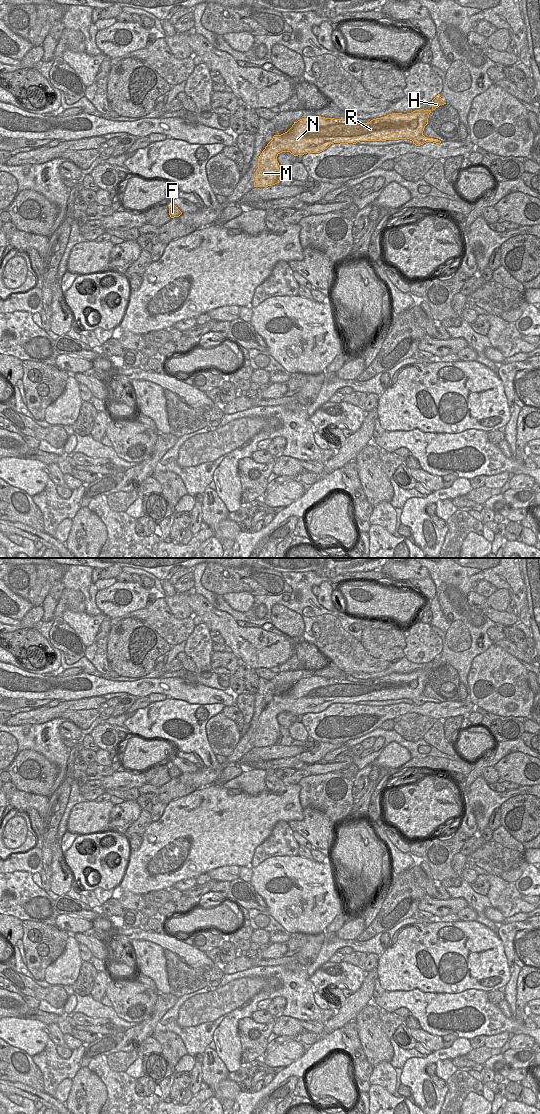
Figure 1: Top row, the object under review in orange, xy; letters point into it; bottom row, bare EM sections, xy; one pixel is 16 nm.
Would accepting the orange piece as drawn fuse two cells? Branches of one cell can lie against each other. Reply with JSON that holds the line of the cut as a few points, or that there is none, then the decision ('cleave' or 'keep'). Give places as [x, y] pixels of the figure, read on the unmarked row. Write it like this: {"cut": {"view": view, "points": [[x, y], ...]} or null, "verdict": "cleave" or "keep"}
{"cut": null, "verdict": "keep"}

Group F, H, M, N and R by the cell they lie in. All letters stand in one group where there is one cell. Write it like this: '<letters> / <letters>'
F H M N R

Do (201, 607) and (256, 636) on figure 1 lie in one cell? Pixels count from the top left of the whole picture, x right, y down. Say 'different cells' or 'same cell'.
same cell

